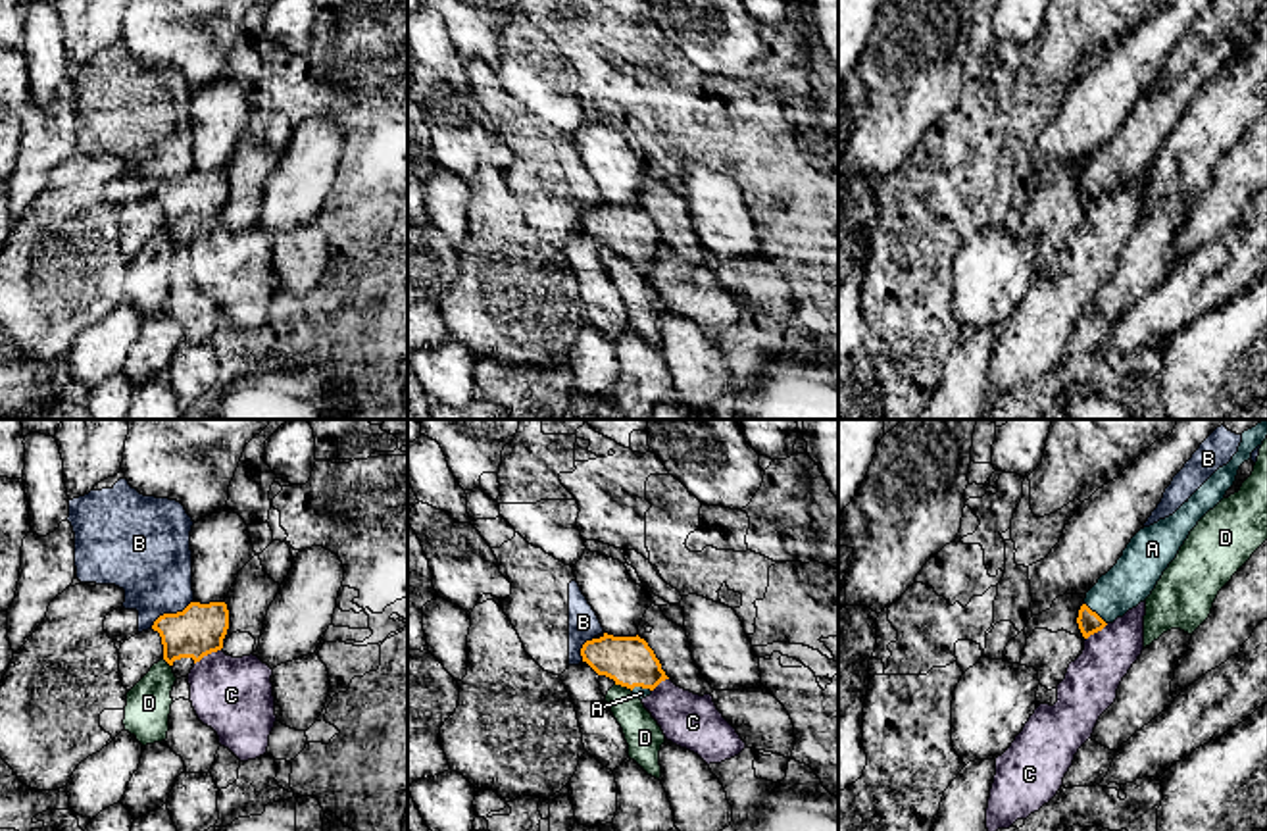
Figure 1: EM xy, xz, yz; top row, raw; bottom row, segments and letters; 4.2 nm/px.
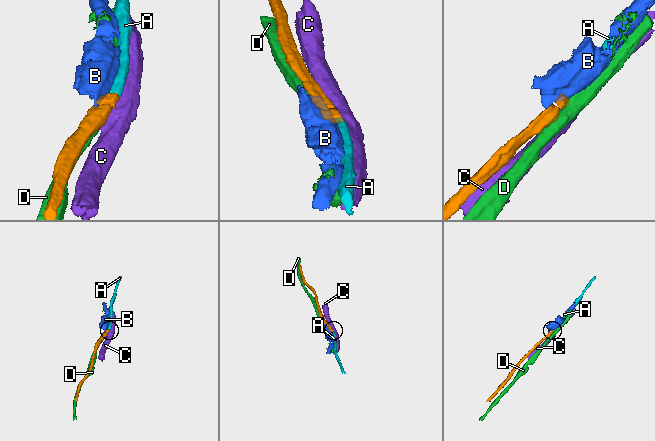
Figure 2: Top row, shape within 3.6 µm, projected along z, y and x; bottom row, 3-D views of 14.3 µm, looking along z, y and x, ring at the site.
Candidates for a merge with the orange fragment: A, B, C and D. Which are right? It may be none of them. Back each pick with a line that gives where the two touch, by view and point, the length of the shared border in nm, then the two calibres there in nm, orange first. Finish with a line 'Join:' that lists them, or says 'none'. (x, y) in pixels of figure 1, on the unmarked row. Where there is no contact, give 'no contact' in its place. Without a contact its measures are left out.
A: yz (1096, 183) | 130 nm | 100/190 nm
Join: A

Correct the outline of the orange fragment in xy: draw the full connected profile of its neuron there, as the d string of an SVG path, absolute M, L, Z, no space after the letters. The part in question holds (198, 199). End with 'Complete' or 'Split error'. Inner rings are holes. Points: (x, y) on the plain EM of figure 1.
M190 171L183 181L163 183L154 194L163 214L163 229L192 227L194 233L204 225L223 217L229 198L229 179L225 171Z. Complete

